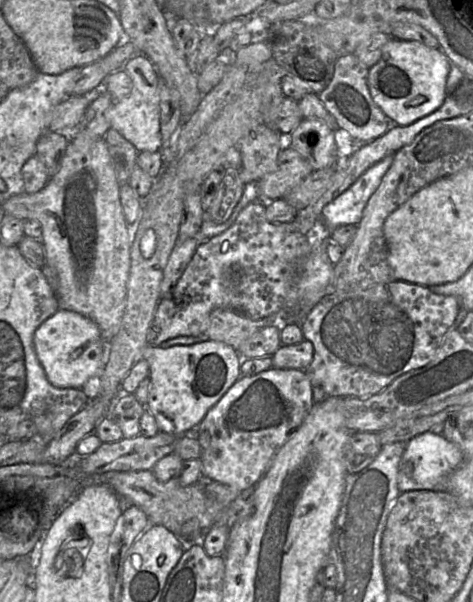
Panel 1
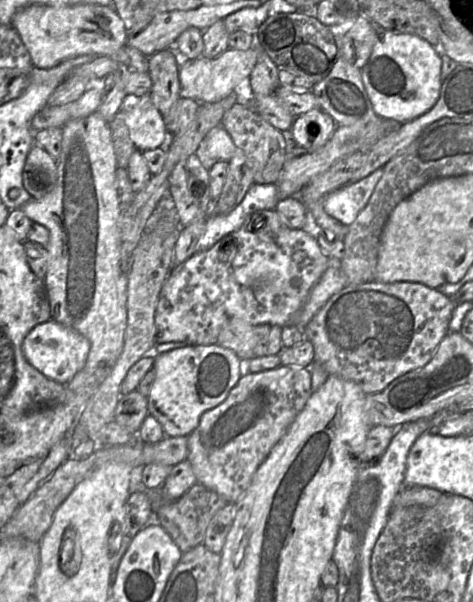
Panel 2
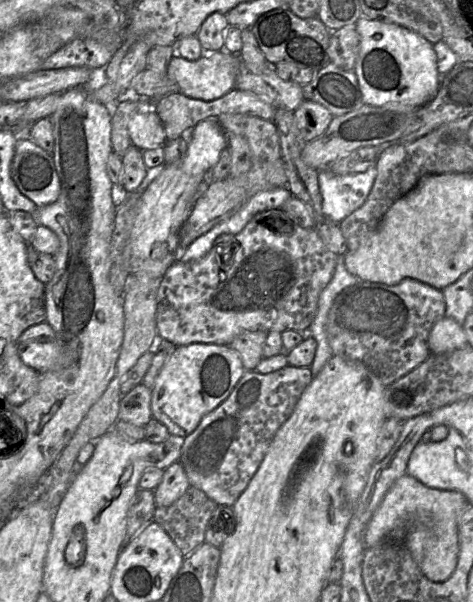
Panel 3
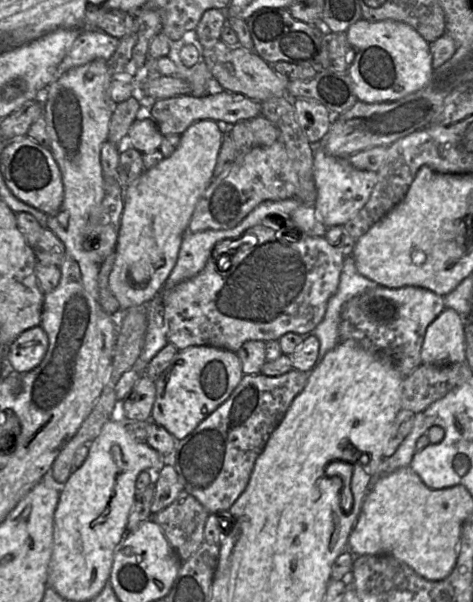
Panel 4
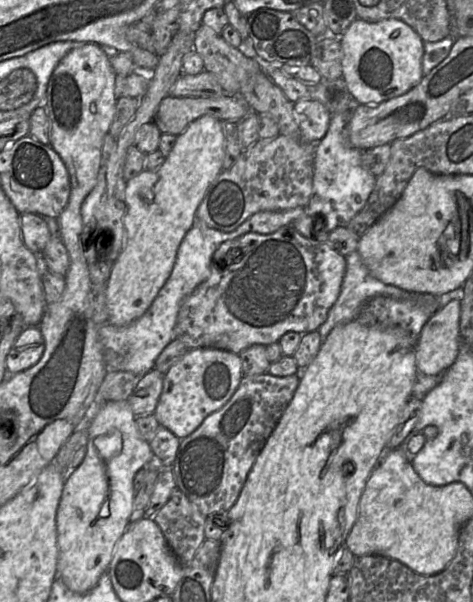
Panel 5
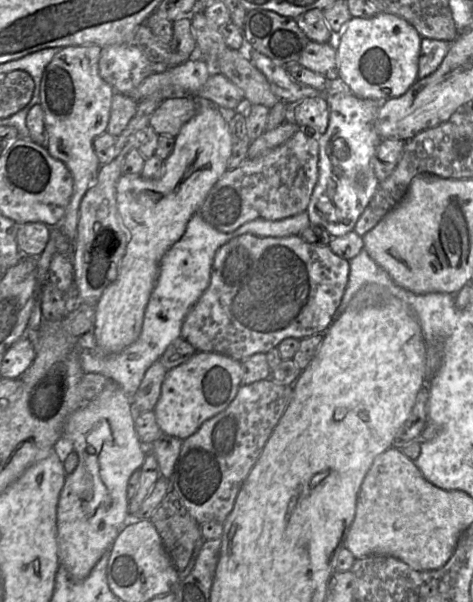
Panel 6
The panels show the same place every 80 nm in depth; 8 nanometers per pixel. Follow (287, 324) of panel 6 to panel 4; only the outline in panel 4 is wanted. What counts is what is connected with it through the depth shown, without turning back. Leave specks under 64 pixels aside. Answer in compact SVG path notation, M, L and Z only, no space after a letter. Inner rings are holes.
M290 219L275 220L275 223L271 225L254 226L244 232L239 238L232 240L231 243L225 243L217 250L215 246L212 256L198 275L162 292L168 343L173 344L179 351L191 346L212 346L236 353L245 342L250 340L268 342L279 340L287 333L295 333L301 336L311 334L323 320L328 301L338 288L344 258L324 237L306 235ZM235 246L241 246L241 255L239 255L239 258L233 258L232 250L235 249Z

